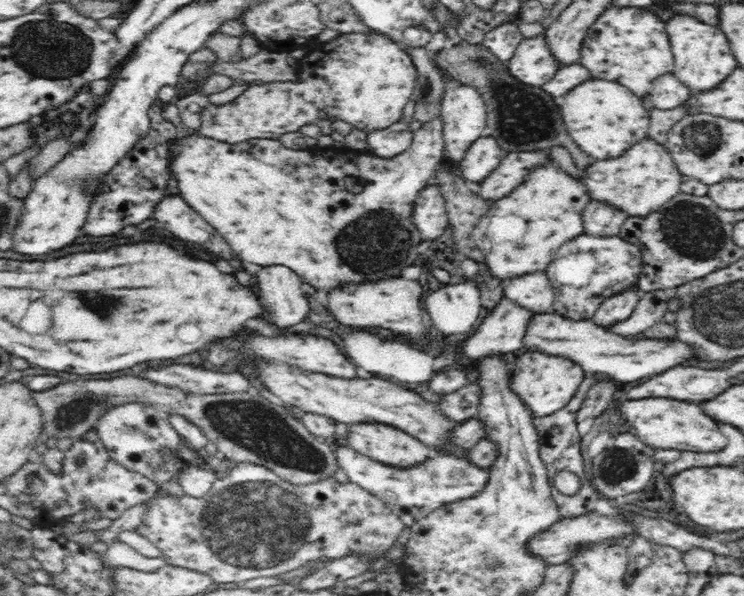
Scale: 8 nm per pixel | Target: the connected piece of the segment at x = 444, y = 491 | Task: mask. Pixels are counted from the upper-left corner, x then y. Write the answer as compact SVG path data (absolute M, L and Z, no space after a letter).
M341 446L335 450L337 466L342 468L350 483L358 485L366 493L370 493L401 518L406 527L411 528L414 522L428 516L430 512L446 504L477 496L486 488L490 480L490 471L468 459L454 455L432 455L422 464L414 464L408 468L396 468L382 464L368 456L360 454L350 446Z

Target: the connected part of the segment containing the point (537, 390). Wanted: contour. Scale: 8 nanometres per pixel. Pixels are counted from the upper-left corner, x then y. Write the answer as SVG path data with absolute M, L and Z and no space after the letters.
M526 352L518 356L512 368L512 392L528 406L534 417L548 416L560 408L564 408L570 398L576 394L580 382L584 380L586 372L578 368L578 364L560 358L560 356L546 356L540 352Z

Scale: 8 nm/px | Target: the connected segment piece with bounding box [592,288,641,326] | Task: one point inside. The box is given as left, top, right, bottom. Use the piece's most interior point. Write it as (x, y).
(616, 308)

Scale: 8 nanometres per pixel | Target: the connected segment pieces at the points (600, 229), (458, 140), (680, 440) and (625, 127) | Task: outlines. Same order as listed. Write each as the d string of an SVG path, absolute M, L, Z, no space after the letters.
M592 200L582 214L584 234L590 234L590 236L616 236L624 220L626 220L624 212L596 200Z
M452 79L444 82L440 112L440 124L444 125L442 132L445 141L446 161L460 162L470 146L473 146L474 140L484 135L487 120L484 101L480 93L471 85L462 84L459 80Z
M642 398L626 400L620 404L628 426L634 430L638 440L652 448L662 450L692 450L692 452L714 452L726 446L726 436L720 432L718 424L708 418L696 404L672 400L672 398Z
M586 80L584 84L570 90L564 98L562 116L574 142L598 160L622 156L632 144L646 138L650 126L650 116L644 110L642 100L628 88L606 80Z

